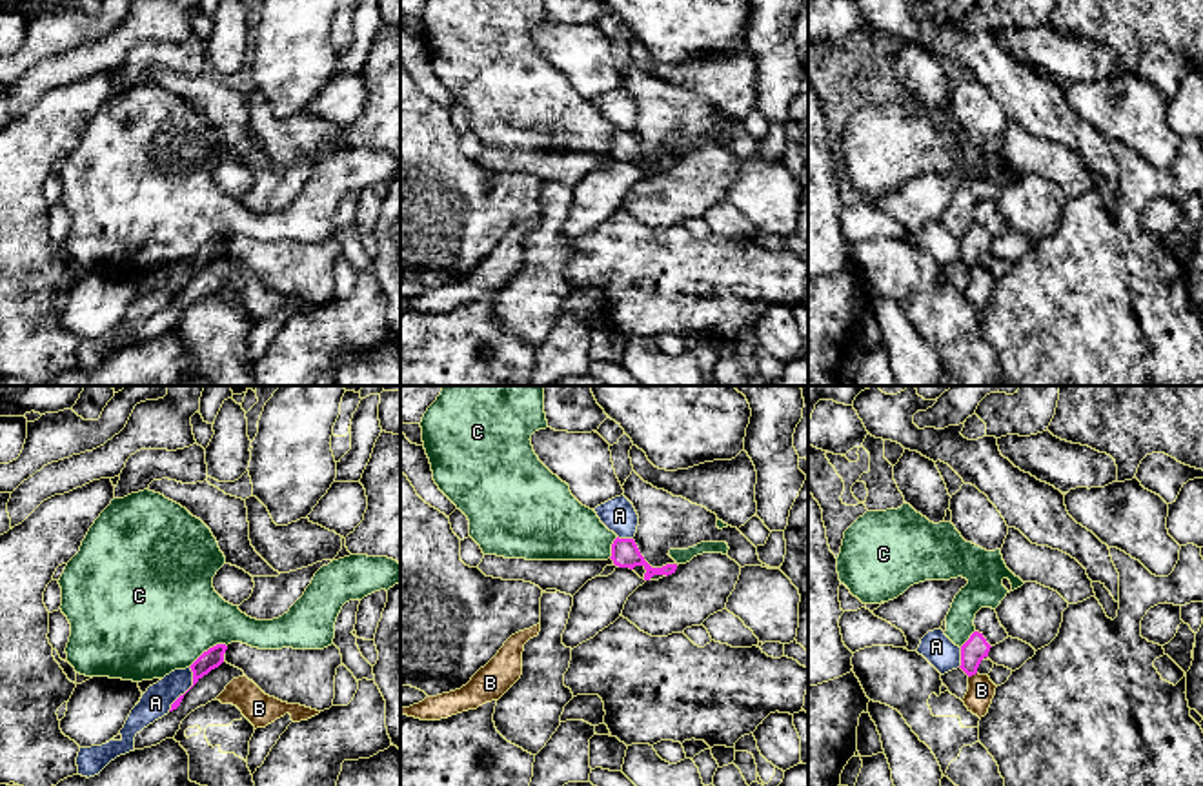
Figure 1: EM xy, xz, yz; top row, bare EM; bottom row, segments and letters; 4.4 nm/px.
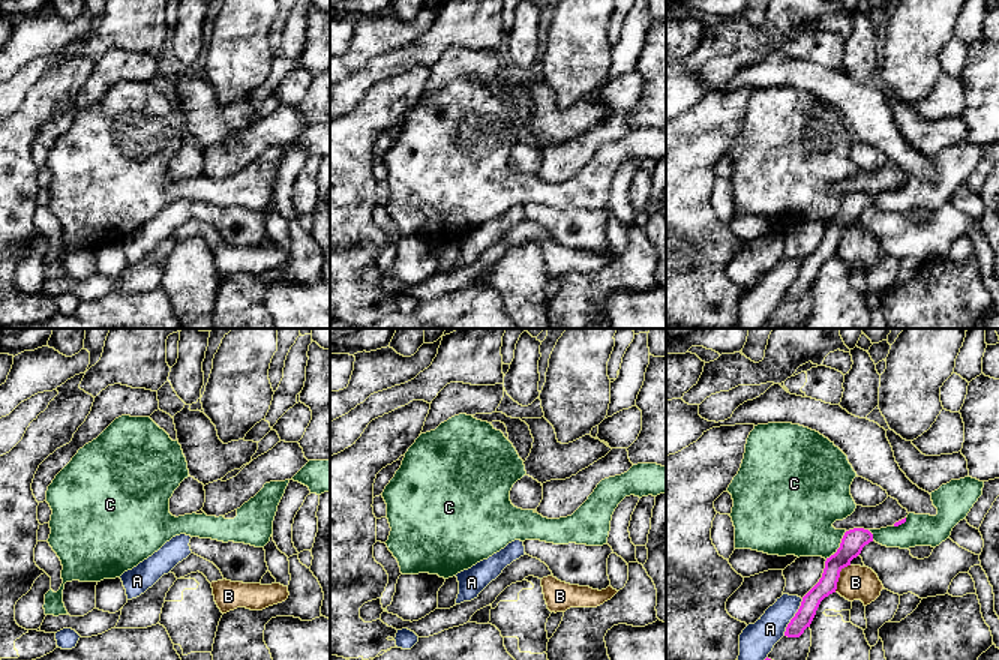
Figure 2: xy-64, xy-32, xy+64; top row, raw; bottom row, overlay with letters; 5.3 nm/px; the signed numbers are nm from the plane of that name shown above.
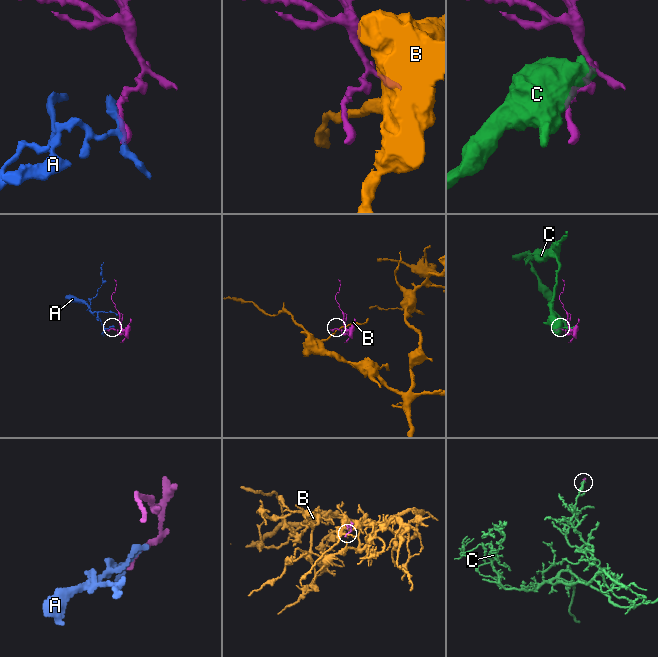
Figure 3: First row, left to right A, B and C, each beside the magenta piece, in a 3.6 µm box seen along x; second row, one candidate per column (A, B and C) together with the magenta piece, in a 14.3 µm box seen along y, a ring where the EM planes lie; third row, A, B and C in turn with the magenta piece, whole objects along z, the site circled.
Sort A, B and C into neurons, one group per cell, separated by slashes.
A / B / C

